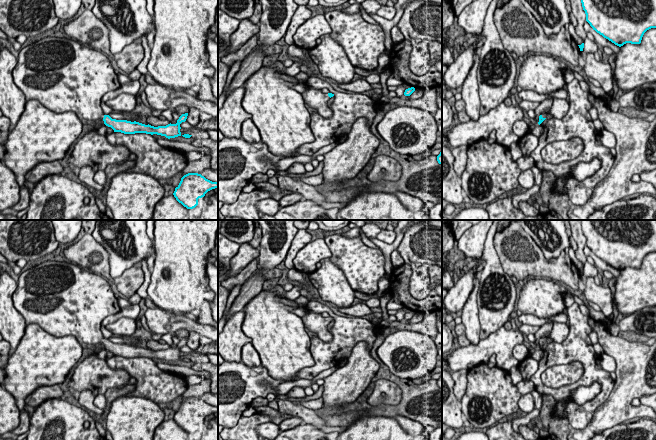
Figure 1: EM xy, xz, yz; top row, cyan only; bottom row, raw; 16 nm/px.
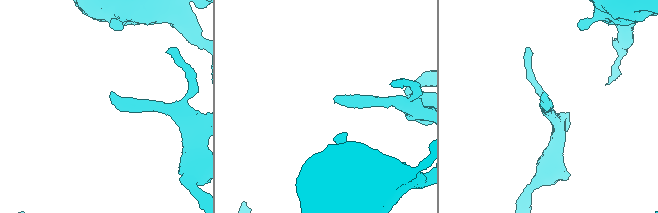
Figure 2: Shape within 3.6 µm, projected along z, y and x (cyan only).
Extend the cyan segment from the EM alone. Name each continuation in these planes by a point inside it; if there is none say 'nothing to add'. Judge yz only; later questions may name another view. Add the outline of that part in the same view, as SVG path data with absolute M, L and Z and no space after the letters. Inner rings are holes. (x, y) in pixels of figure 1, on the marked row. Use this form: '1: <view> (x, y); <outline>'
1: yz (560, 107); M552 98L553 103L548 112L541 113L543 118L551 115L554 118L562 119L569 110L569 102L566 99Z

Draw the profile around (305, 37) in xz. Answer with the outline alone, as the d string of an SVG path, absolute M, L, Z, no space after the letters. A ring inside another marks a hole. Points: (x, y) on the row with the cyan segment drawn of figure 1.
M323 15L311 17L300 25L293 35L294 44L302 49L312 49L316 40L324 34L330 34L332 27Z

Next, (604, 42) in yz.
M585 21L584 23L584 30L586 32L590 32L594 38L595 41L600 44L602 47L609 47L612 49L612 51L617 55L617 53L620 51L620 47L609 41L608 39L604 38L602 35L597 33L591 26L590 24Z

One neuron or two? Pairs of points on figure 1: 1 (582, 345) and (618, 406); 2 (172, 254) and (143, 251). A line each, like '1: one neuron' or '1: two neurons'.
1: two neurons
2: two neurons

